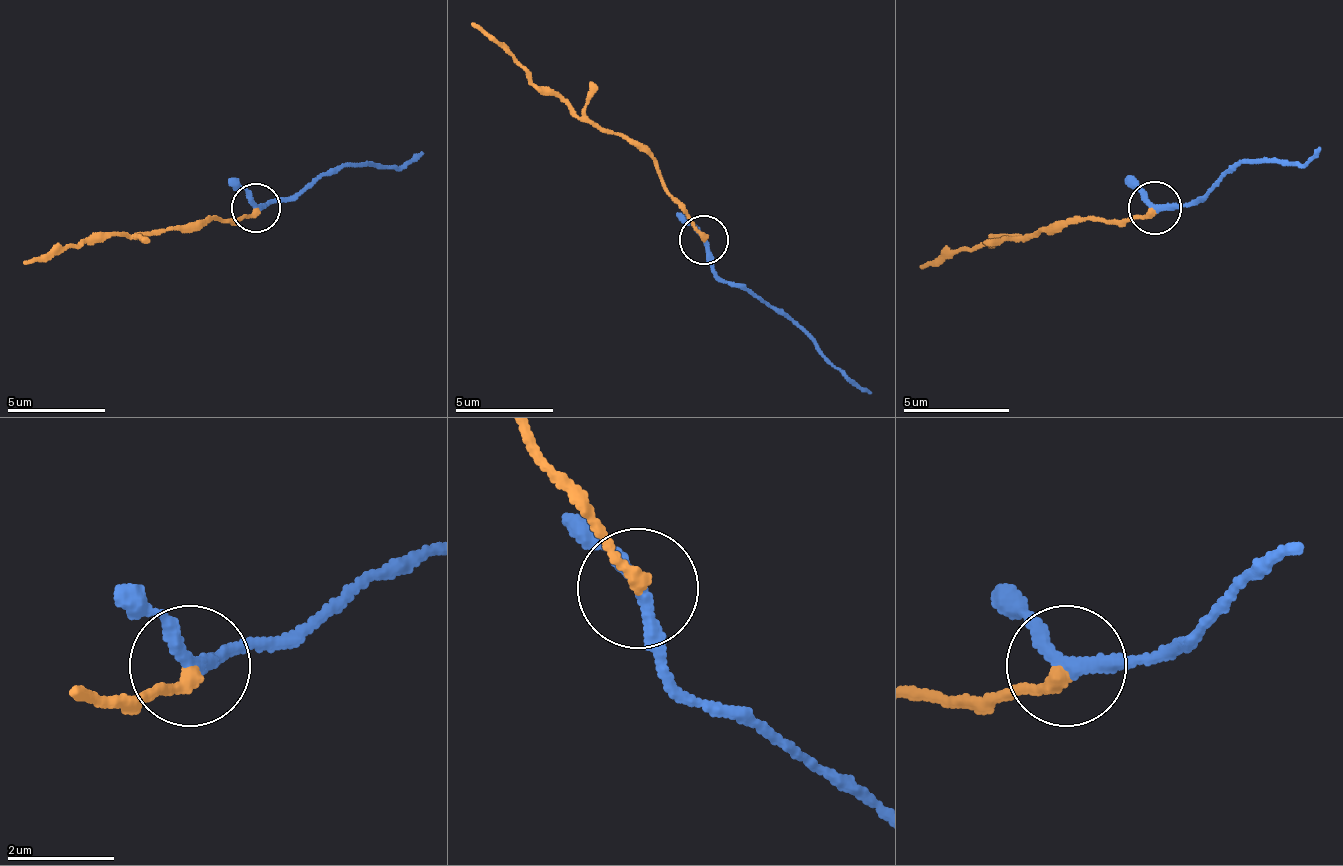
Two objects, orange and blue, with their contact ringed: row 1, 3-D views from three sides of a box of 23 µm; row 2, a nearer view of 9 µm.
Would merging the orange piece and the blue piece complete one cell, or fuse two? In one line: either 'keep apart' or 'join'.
join

